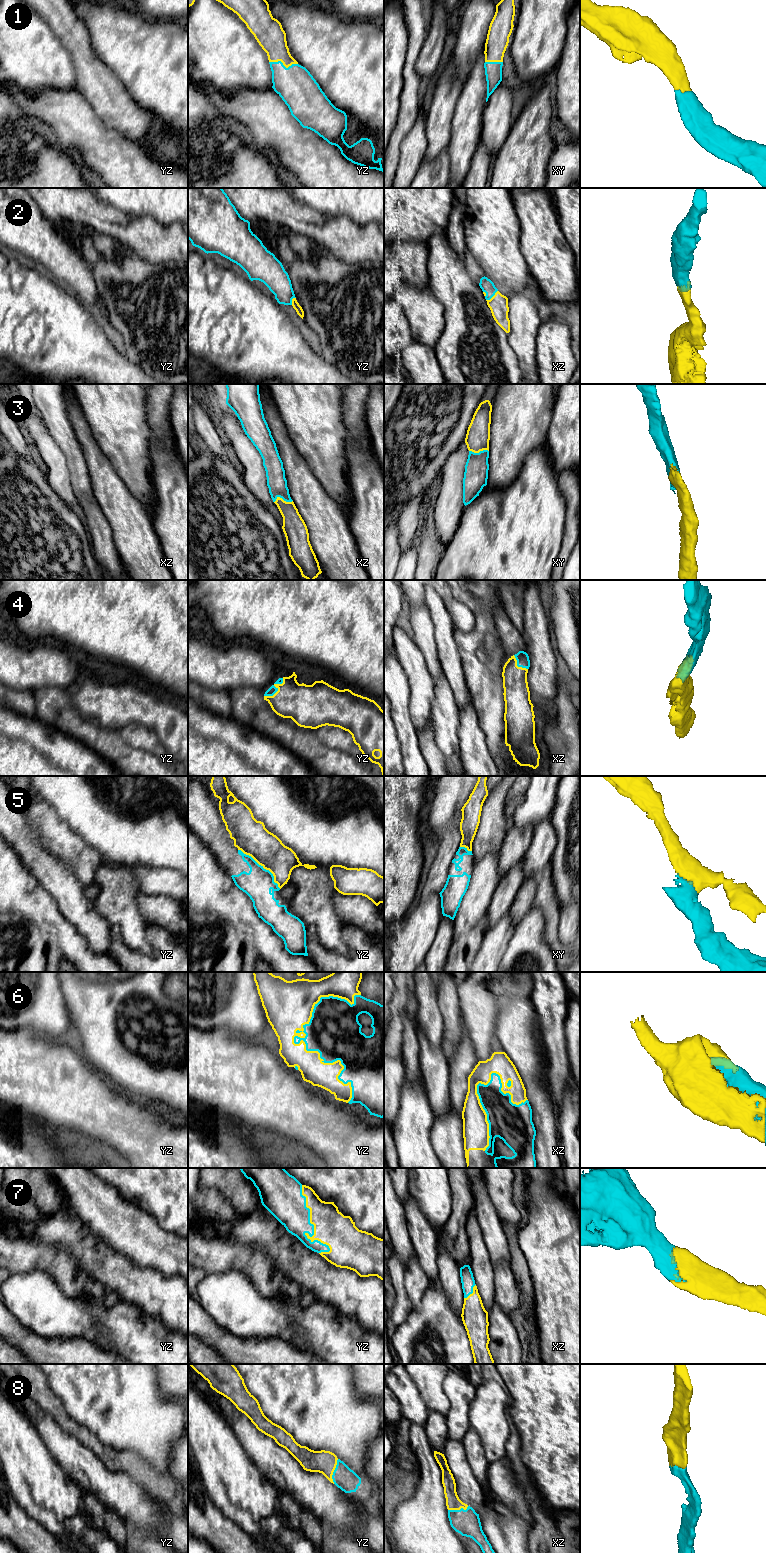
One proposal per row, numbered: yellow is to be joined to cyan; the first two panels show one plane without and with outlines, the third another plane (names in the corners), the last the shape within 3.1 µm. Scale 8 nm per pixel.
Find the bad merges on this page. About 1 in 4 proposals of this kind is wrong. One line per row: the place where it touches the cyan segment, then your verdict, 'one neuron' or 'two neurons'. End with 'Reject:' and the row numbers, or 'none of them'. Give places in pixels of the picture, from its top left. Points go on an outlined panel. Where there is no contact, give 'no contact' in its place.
1: contact yz (282, 64); one neuron
2: contact xz (492, 296); one neuron
3: contact xz (282, 498); two neurons
4: contact yz (276, 688); one neuron
5: contact yz (262, 866); two neurons
6: contact yz (320, 1056); one neuron
7: contact yz (312, 1224); one neuron
8: contact yz (334, 1471); one neuron
Reject: 3, 5

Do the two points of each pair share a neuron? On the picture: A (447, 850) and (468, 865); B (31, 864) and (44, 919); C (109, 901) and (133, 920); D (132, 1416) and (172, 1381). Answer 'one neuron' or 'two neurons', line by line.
A: two neurons
B: two neurons
C: one neuron
D: two neurons

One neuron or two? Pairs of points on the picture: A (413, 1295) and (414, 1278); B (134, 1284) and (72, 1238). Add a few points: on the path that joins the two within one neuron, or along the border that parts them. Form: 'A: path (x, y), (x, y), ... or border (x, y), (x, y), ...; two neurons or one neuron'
A: path (414, 1291), (414, 1282); one neuron
B: path (119, 1273), (103, 1262), (87, 1246); one neuron

